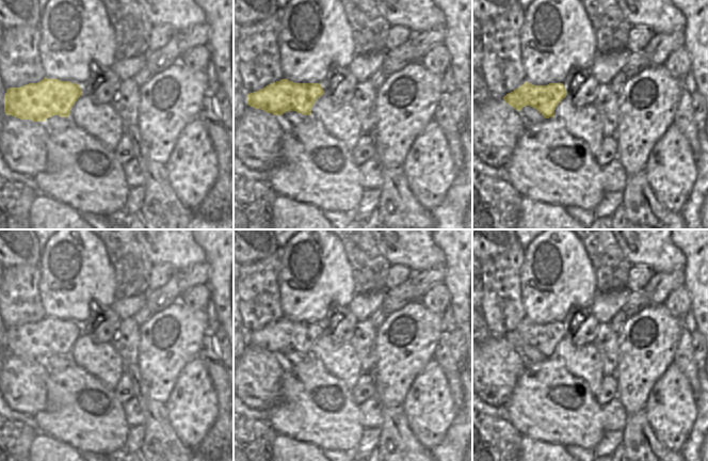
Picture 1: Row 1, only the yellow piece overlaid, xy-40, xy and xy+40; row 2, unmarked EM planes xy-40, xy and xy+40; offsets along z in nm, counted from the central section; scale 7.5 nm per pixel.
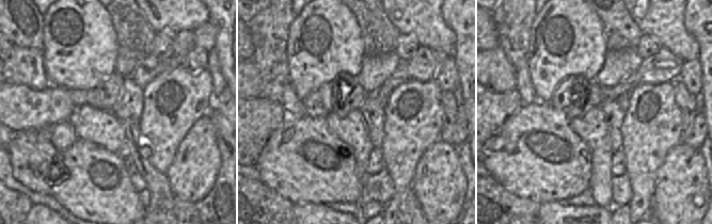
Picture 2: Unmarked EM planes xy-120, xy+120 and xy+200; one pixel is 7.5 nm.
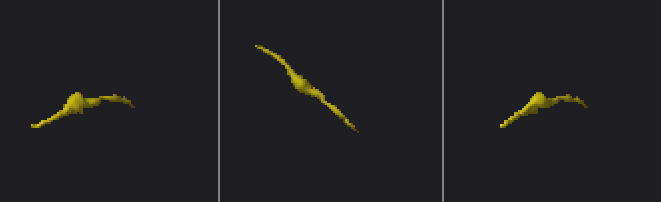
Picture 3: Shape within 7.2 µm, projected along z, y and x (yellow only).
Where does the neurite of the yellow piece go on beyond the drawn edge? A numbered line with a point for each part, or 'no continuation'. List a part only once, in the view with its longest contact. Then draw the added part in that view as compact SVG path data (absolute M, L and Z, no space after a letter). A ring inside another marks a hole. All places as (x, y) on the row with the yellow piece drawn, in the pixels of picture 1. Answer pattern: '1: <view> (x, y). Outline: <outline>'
no continuation

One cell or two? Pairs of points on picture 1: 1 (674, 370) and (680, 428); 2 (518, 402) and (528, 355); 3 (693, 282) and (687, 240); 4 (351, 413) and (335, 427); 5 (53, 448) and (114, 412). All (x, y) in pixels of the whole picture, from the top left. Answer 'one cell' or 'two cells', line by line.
1: one cell
2: two cells
3: one cell
4: one cell
5: two cells

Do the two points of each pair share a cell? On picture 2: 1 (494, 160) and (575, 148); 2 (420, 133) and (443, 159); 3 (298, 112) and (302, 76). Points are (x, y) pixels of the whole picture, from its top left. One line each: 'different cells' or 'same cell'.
1: same cell
2: different cells
3: different cells

